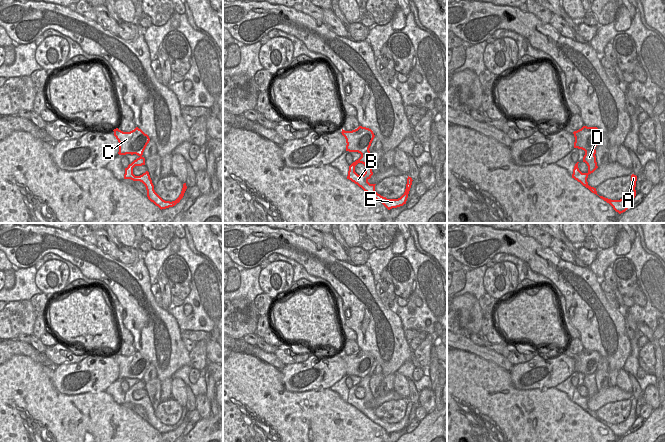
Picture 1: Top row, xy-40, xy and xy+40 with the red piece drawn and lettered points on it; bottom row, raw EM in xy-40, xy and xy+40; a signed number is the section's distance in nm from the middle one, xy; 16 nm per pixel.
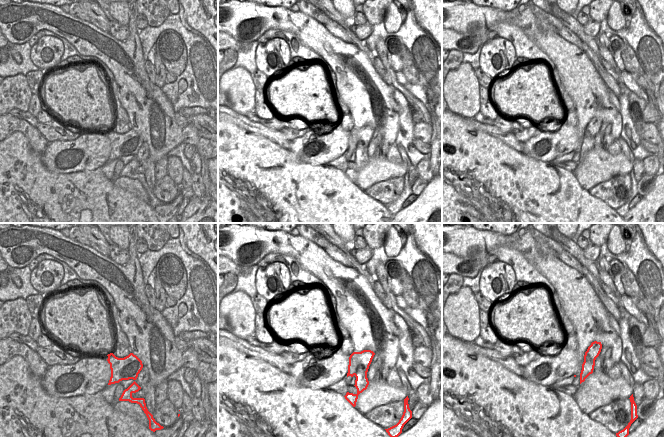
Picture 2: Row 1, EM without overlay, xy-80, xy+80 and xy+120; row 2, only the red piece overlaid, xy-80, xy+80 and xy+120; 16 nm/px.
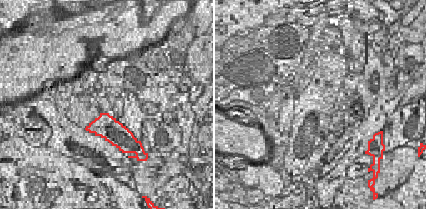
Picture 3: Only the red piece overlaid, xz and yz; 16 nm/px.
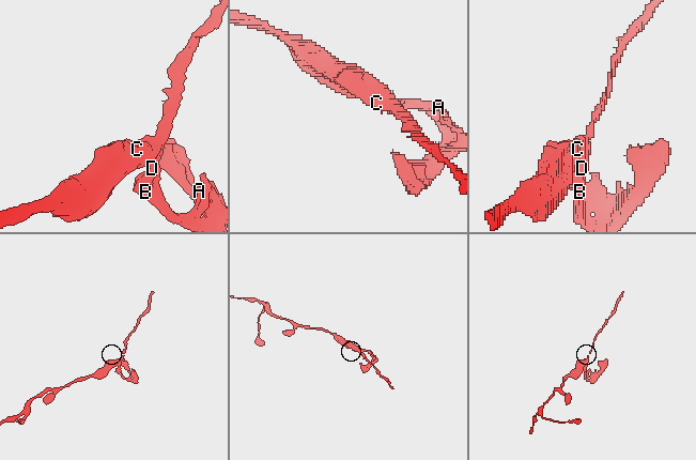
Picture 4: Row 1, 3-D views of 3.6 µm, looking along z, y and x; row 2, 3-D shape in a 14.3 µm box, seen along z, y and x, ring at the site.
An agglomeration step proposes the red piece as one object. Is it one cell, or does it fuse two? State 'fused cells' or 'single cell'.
fused cells

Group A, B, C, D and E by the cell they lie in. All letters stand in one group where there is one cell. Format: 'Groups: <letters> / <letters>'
Groups: A B D E / C.

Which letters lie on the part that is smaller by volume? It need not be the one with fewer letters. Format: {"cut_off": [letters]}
{"cut_off": ["A", "B", "D", "E"]}

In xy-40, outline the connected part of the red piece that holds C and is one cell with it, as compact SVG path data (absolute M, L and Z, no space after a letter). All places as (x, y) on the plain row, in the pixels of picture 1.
M136 351L130 356L114 353L114 360L119 366L119 379L136 378L142 380L150 362L141 353Z

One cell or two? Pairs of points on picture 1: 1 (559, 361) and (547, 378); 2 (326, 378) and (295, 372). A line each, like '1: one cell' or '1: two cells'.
1: one cell
2: one cell

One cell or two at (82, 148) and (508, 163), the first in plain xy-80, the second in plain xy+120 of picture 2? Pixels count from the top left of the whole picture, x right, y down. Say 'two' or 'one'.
two

